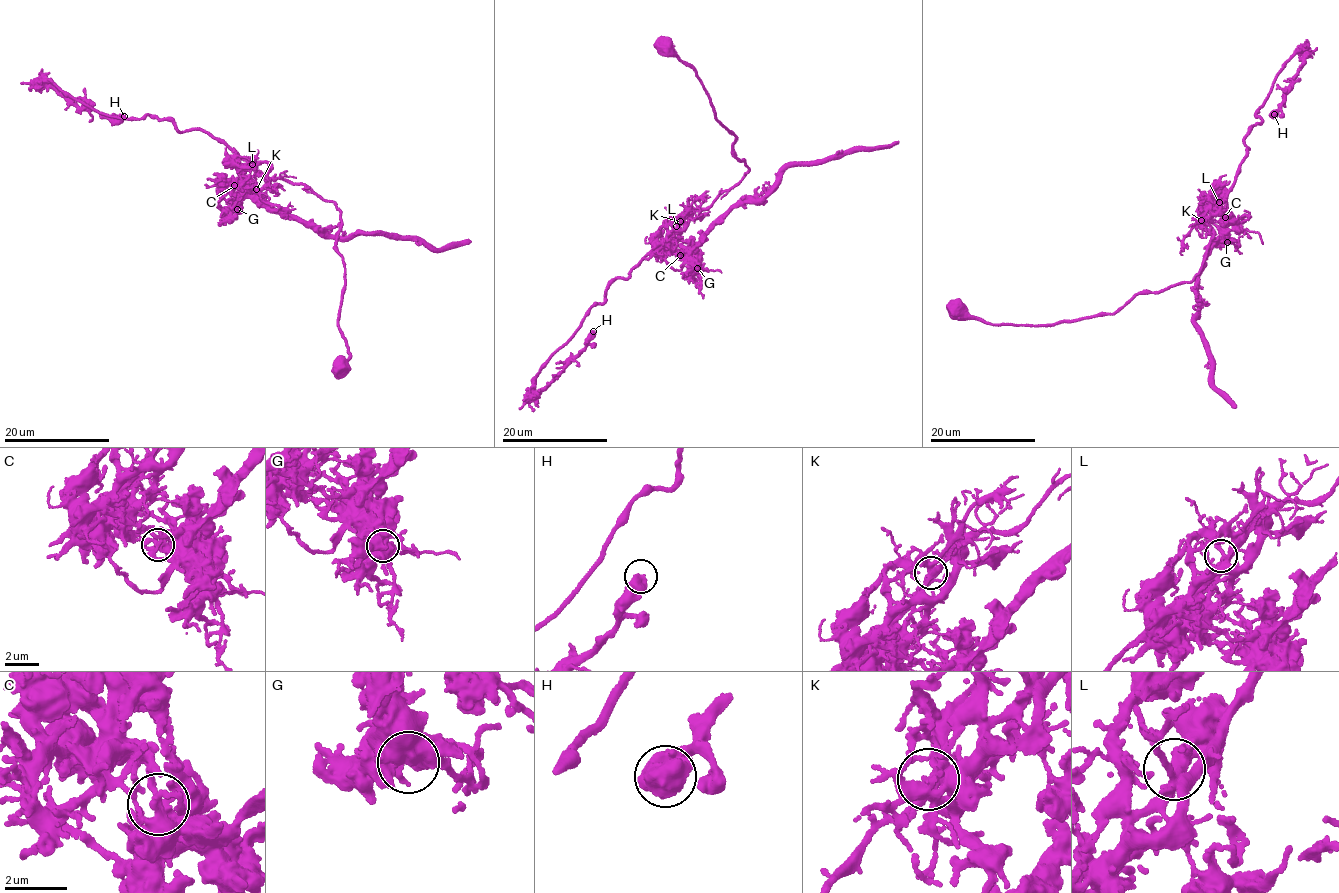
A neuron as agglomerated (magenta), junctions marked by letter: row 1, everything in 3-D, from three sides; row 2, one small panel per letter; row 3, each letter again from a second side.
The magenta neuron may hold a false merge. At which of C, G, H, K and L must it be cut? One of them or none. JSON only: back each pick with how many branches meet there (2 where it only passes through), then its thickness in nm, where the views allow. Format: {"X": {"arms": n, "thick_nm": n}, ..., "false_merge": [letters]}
{"C": {"arms": 2, "thick_nm": 280}, "false_merge": ["C"]}

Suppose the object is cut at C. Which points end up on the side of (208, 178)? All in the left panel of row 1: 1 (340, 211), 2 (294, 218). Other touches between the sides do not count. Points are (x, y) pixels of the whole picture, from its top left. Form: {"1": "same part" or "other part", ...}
{"1": "same part", "2": "other part"}

